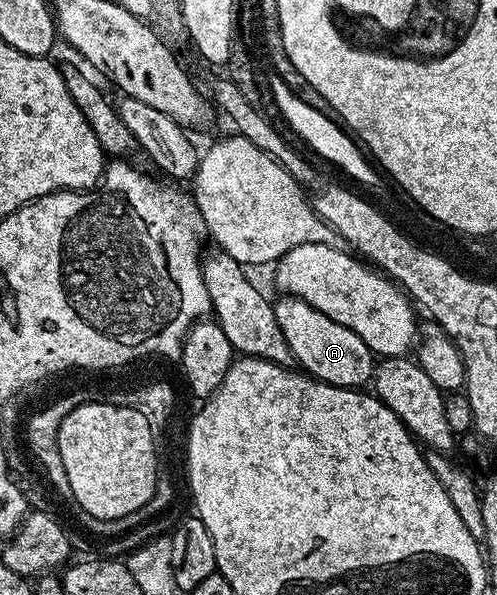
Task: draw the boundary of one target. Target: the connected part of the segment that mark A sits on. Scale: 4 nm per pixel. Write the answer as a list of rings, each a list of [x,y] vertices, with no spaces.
[[[281,296],[278,299],[273,302],[275,320],[279,320],[283,340],[287,348],[291,348],[294,363],[304,373],[332,386],[350,388],[364,387],[364,382],[366,385],[372,379],[375,355],[363,340],[359,340],[359,336],[355,336],[355,332],[351,332],[351,328],[335,324],[331,316],[323,316],[319,308],[313,308],[301,298]]]

